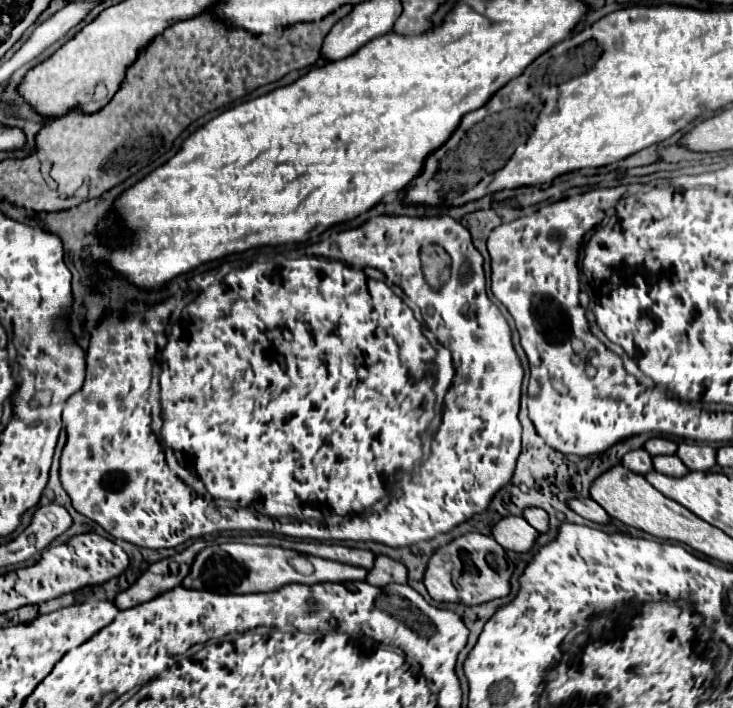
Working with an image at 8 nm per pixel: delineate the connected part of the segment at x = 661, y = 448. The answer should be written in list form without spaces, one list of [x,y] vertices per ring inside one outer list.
[[[654,436],[650,438],[644,448],[648,450],[650,456],[662,456],[662,454],[676,454],[676,442],[670,438],[662,438],[662,436]]]

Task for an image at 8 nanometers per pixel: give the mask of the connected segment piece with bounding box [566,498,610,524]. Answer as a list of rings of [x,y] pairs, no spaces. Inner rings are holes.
[[[570,498],[570,500],[566,500],[566,504],[586,520],[592,520],[598,524],[606,524],[610,520],[610,516],[602,510],[602,506],[598,502],[594,502],[592,498]]]

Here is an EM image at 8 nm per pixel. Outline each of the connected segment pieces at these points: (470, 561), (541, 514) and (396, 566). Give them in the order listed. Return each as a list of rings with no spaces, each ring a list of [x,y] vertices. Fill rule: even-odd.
[[[468,532],[446,546],[440,546],[428,560],[424,572],[424,586],[428,594],[438,602],[464,602],[480,604],[510,594],[512,568],[506,562],[506,552],[494,542],[494,538],[480,532]]]
[[[534,506],[532,508],[526,508],[524,510],[524,518],[538,532],[546,532],[548,530],[548,514],[542,508],[534,508]]]
[[[376,556],[374,568],[368,570],[366,580],[374,586],[386,586],[388,582],[406,582],[406,566],[390,556]]]

